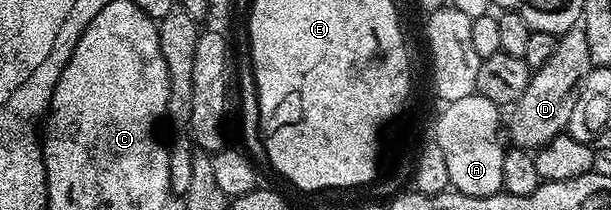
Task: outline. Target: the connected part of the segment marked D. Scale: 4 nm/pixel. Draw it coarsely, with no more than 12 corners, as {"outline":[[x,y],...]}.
{"outline":[[582,30],[559,35],[508,126],[525,151],[563,134],[591,66]]}

